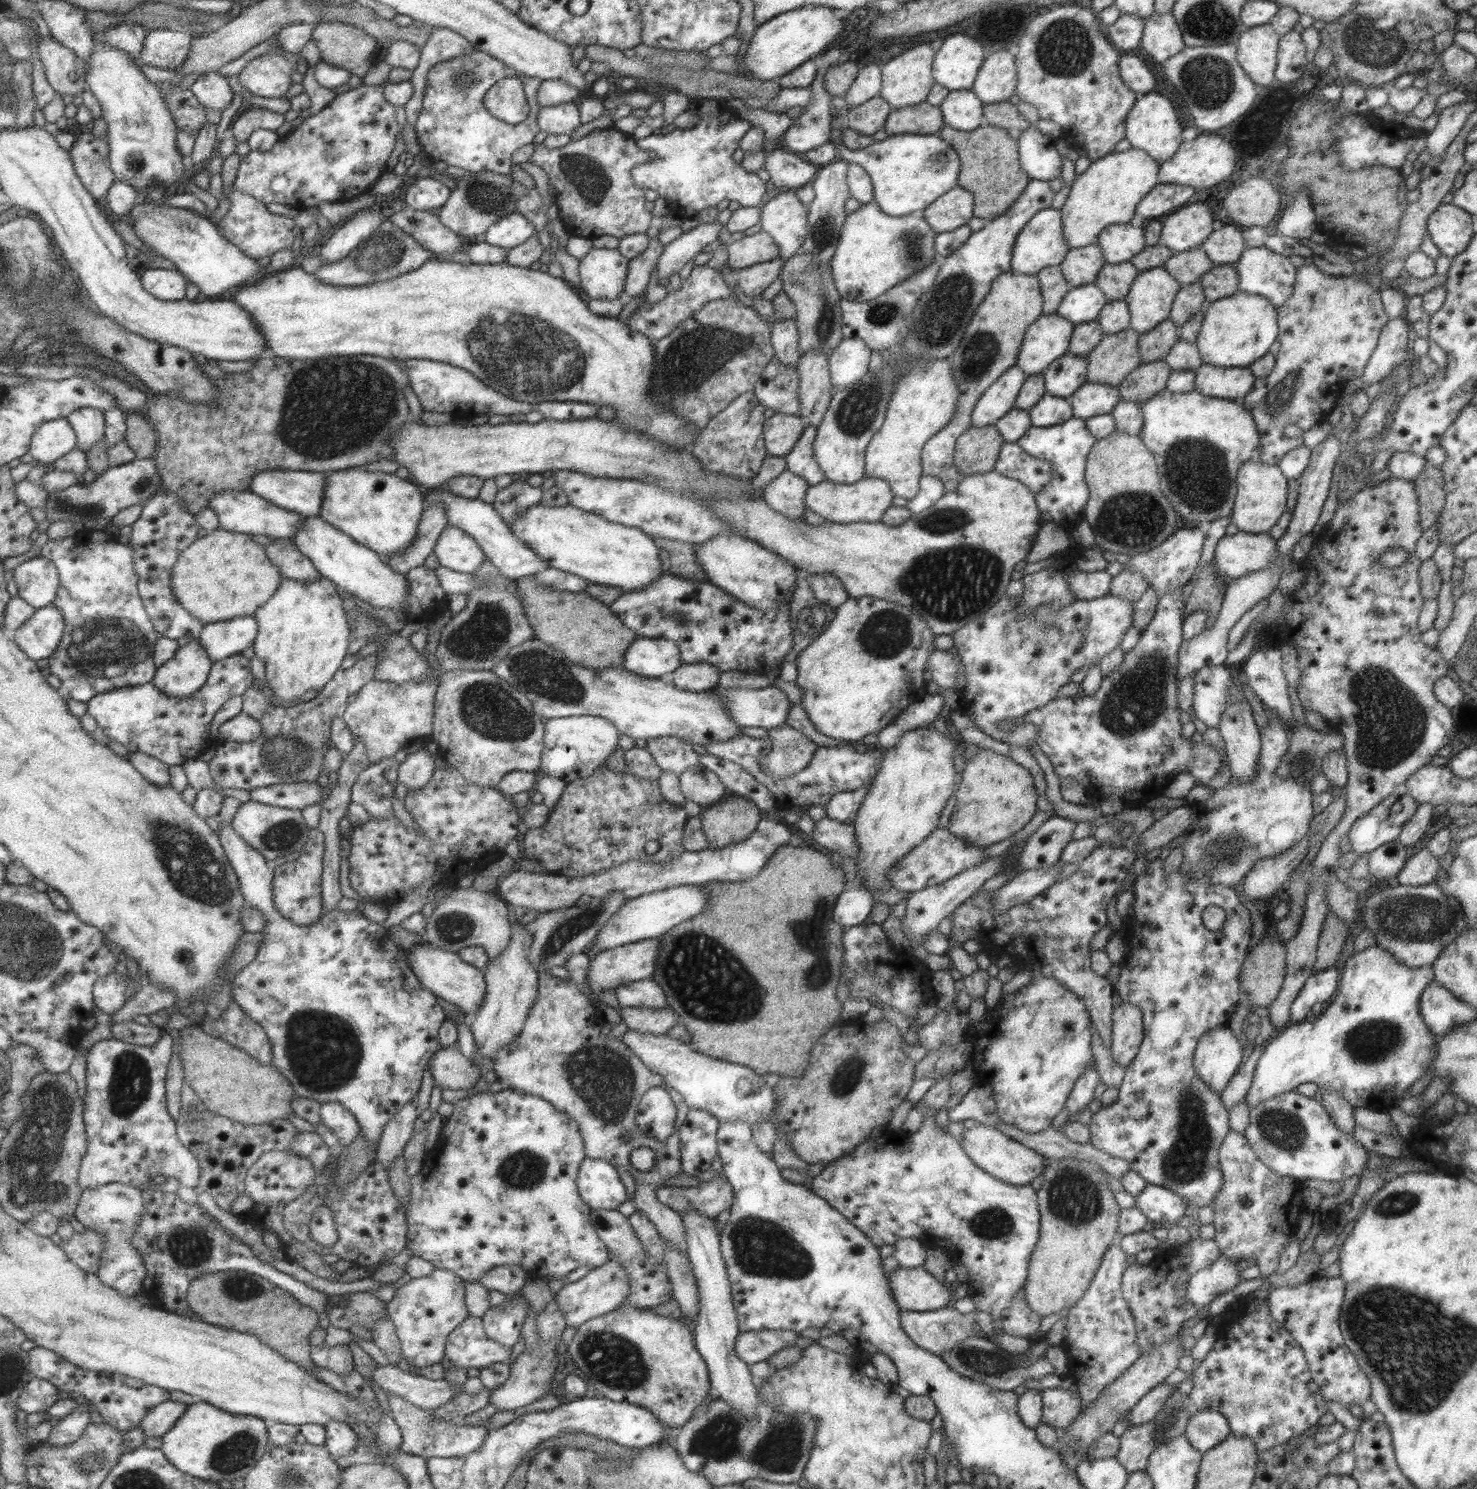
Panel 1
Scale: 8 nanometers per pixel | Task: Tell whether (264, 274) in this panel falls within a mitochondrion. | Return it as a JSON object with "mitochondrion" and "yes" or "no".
{"mitochondrion":"no"}

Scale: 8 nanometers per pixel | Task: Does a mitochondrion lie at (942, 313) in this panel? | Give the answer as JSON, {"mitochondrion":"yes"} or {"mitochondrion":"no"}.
{"mitochondrion":"yes"}

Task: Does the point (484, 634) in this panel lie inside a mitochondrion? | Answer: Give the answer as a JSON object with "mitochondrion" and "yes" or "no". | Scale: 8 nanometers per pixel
{"mitochondrion":"yes"}

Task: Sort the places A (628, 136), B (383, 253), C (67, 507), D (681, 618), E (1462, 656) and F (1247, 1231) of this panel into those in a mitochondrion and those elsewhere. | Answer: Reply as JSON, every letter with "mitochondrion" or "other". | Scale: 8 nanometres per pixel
{"A":"other","B":"mitochondrion","C":"mitochondrion","D":"mitochondrion","E":"other","F":"other"}

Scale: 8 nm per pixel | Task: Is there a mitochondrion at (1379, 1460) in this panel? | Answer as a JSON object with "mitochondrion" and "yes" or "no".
{"mitochondrion":"no"}

